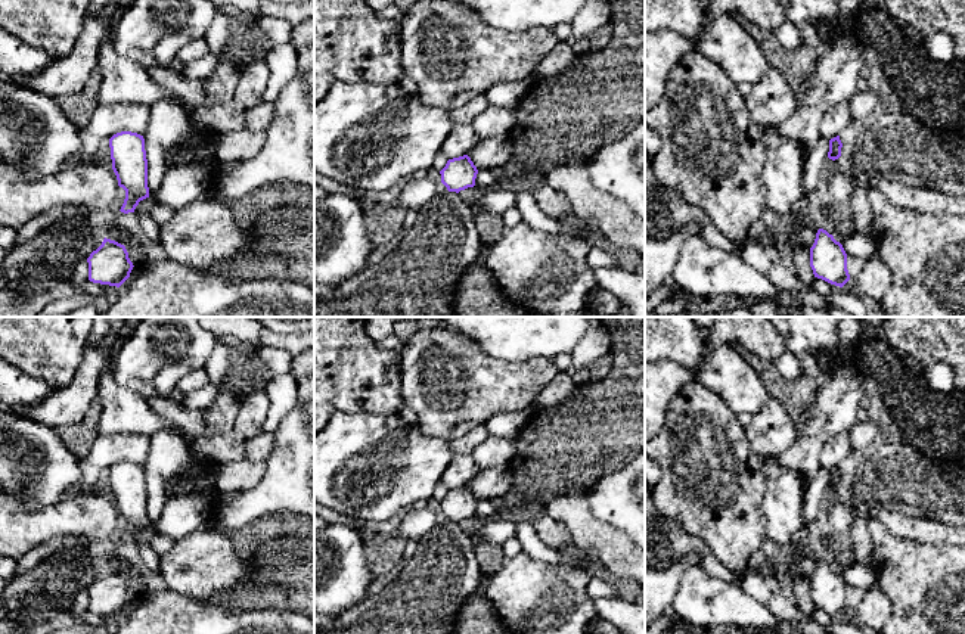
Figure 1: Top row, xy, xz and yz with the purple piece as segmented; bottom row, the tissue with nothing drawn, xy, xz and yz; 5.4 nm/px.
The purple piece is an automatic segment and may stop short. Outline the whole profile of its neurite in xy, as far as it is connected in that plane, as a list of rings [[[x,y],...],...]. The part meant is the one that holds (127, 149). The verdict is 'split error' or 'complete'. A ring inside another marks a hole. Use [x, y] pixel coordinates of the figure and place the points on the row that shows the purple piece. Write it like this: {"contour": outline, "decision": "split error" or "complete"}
{"contour": [[[121,131],[109,139],[112,170],[118,186],[125,190],[121,212],[134,212],[140,201],[149,198],[148,159],[143,136]]], "decision": "complete"}

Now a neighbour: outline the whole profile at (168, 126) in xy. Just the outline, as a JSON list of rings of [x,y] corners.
[[[162,99],[151,106],[151,121],[143,136],[148,159],[149,198],[153,199],[171,164],[167,155],[168,149],[186,142],[192,131],[187,108],[181,103]]]

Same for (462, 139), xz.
[[[460,124],[460,125],[453,125],[440,152],[449,161],[453,158],[468,155],[471,150],[477,149],[478,144],[480,144],[480,137],[474,131],[472,125]]]

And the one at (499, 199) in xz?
[[[505,186],[488,189],[484,198],[471,206],[472,214],[478,211],[490,211],[491,214],[502,215],[509,208],[516,205],[516,192]]]

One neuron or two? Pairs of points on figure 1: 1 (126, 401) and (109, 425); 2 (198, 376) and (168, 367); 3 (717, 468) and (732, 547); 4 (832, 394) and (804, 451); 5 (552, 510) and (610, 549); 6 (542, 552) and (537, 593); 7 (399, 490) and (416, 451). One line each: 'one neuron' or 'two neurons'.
1: one neuron
2: two neurons
3: one neuron
4: one neuron
5: one neuron
6: two neurons
7: one neuron

